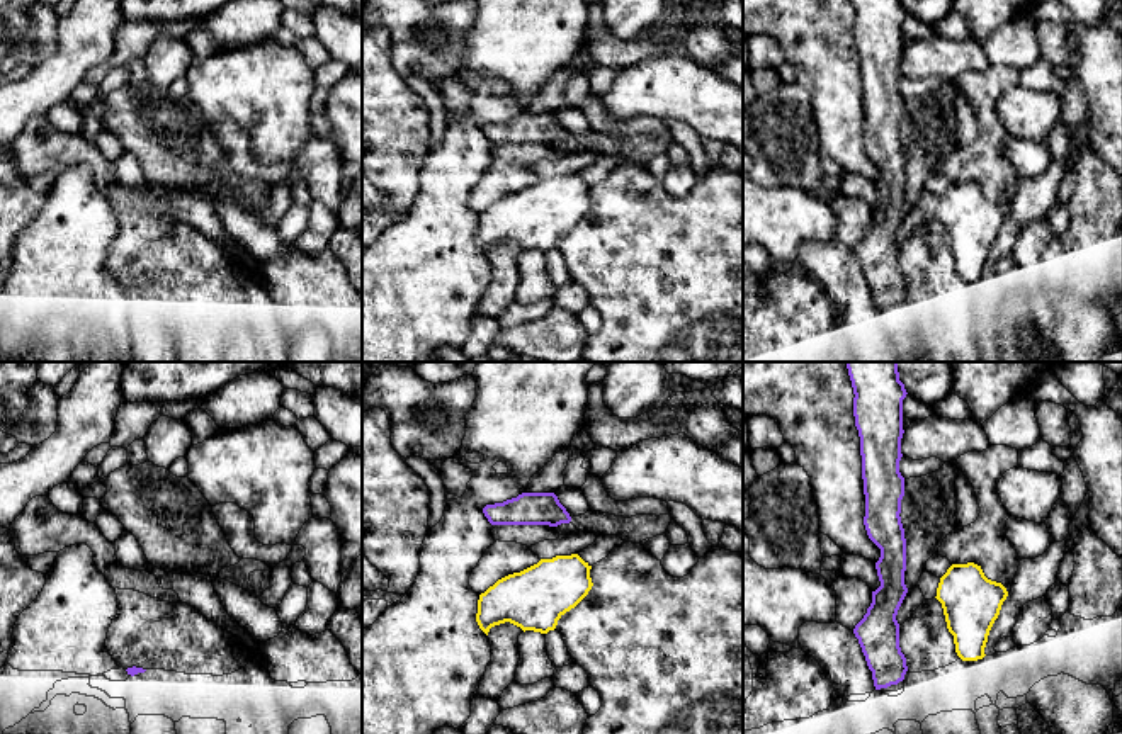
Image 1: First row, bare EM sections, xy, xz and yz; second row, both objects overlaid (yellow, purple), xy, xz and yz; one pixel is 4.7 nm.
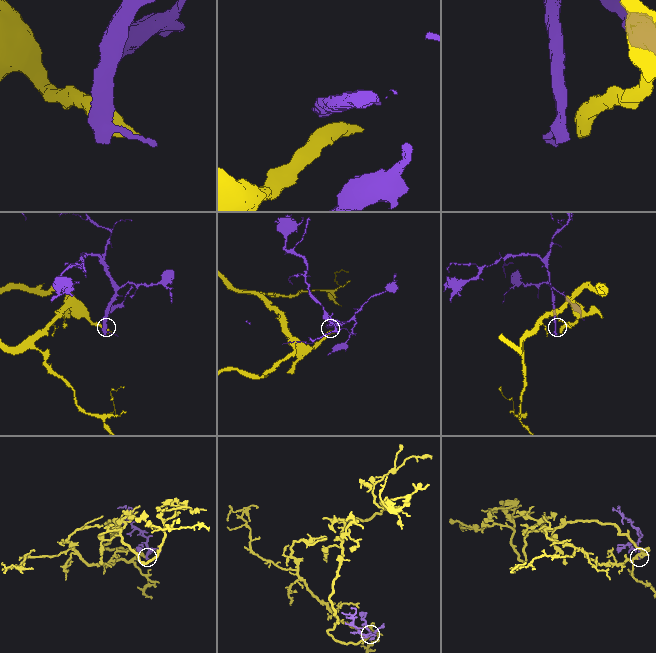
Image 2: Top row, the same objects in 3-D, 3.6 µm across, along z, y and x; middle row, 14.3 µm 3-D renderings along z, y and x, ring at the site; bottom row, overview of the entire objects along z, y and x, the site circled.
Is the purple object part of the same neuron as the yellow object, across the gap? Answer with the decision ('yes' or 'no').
no

